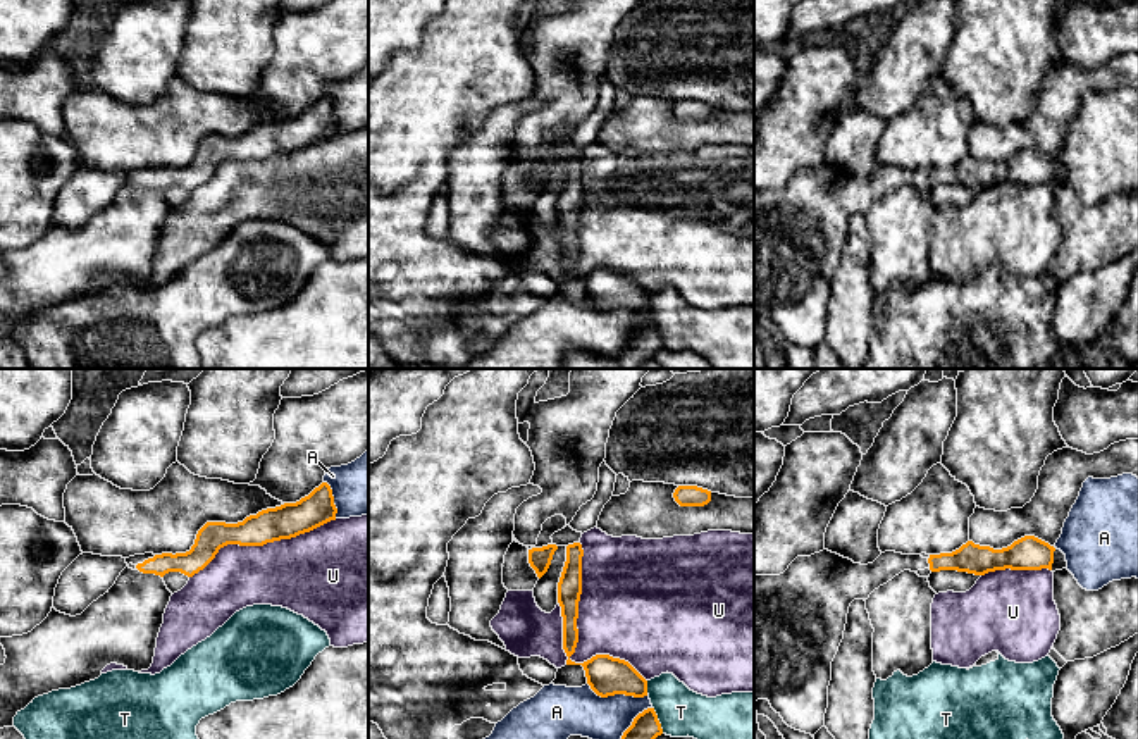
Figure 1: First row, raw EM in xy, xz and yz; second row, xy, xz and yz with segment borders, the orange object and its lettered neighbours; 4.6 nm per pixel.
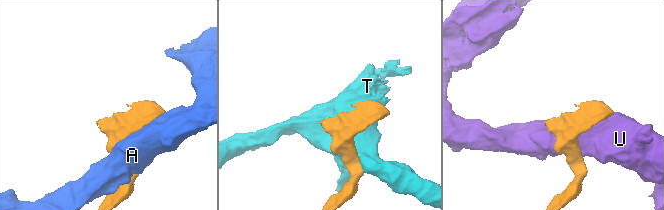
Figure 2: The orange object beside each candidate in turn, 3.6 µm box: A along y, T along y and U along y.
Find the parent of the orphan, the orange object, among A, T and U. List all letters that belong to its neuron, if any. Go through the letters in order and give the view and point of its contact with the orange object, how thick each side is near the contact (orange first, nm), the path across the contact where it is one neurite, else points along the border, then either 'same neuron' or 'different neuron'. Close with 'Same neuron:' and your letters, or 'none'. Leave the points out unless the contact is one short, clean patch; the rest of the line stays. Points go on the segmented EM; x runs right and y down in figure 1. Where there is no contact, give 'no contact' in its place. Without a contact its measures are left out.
A: meets orange in xz at (617, 693); 190 nm thick on the orange side, 220 nm on the other; different neuron
T: meets orange in xz at (658, 720); 130 nm thick on the orange side, 220 nm on the other; border along xz (653, 707), (663, 732); different neuron
U: meets orange in xz at (577, 638); 190 nm thick on the orange side, 420 nm on the other; different neuron
Same neuron: none

